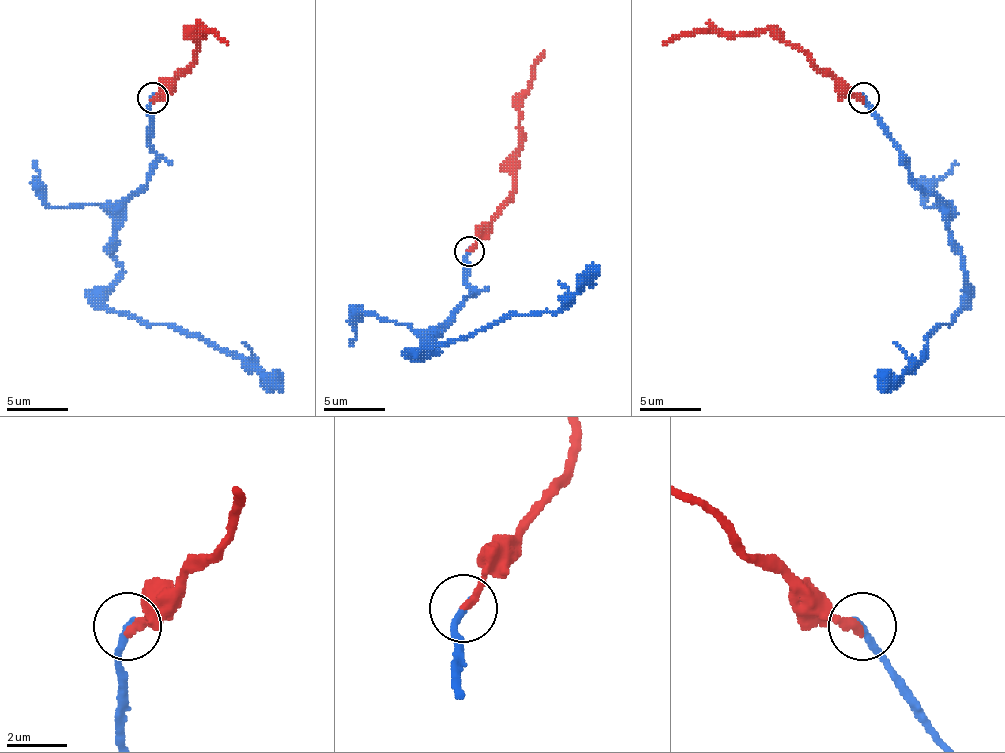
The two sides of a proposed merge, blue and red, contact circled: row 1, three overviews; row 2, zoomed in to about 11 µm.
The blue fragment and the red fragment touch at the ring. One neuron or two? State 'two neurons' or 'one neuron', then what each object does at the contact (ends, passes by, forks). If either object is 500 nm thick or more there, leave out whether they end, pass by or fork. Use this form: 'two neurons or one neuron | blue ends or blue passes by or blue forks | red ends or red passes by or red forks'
one neuron | blue ends | red ends

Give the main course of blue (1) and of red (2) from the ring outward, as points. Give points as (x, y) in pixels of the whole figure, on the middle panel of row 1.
1: (470, 250), (473, 287), (433, 339), (439, 352), (420, 352), (513, 315), (559, 312), (599, 266)
2: (470, 250), (476, 235), (507, 204), (519, 155), (522, 94), (534, 60), (543, 50)

